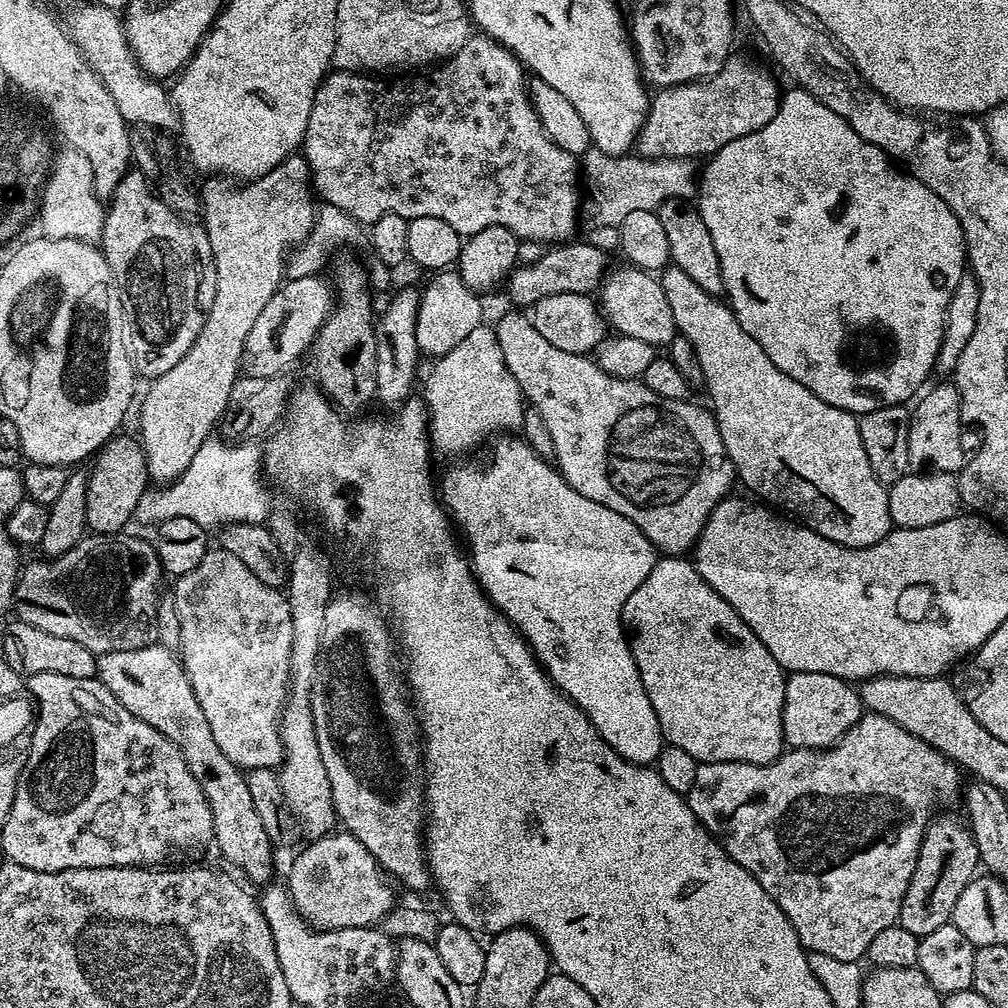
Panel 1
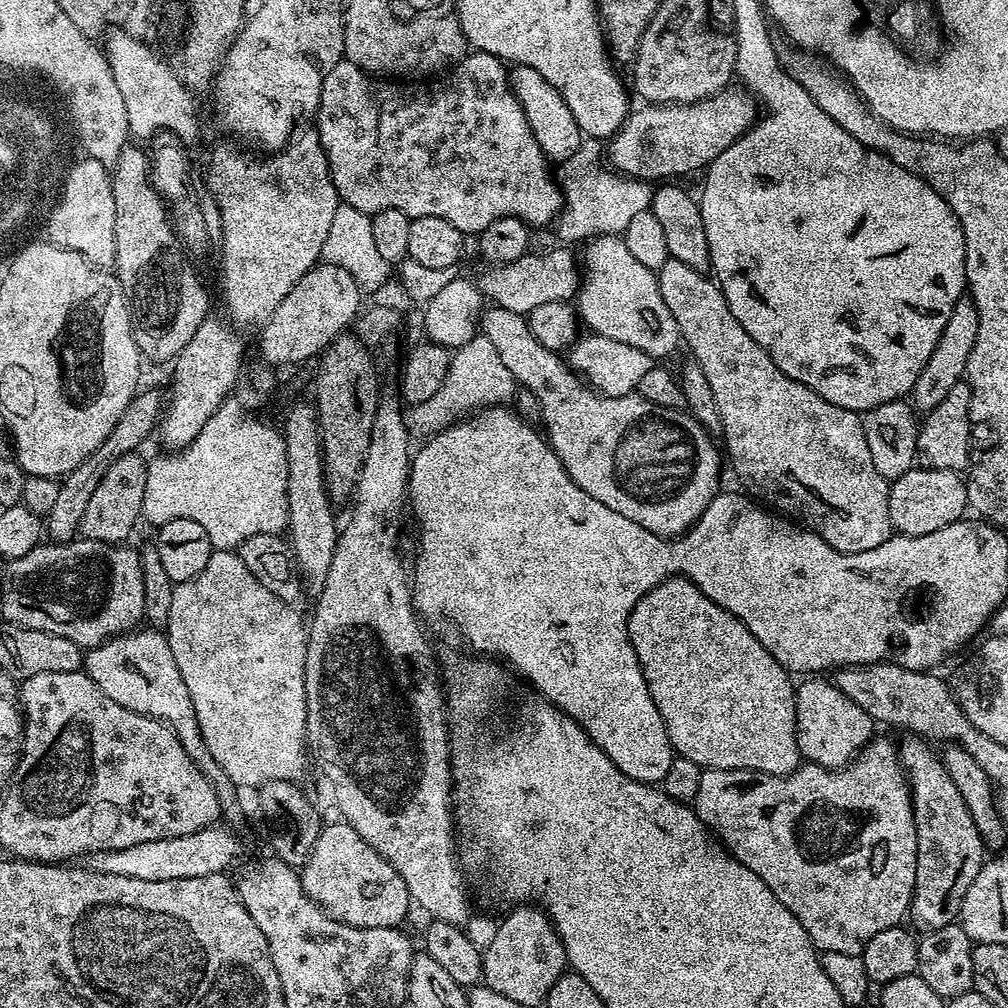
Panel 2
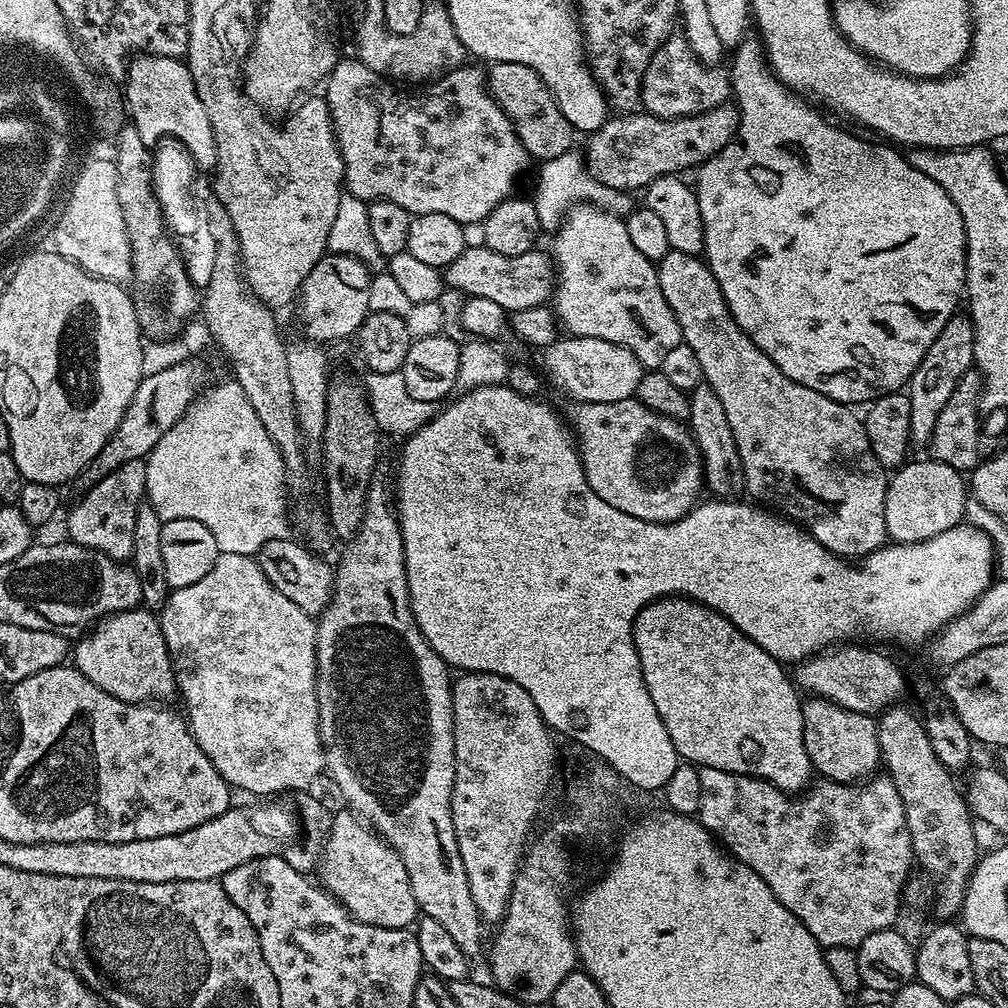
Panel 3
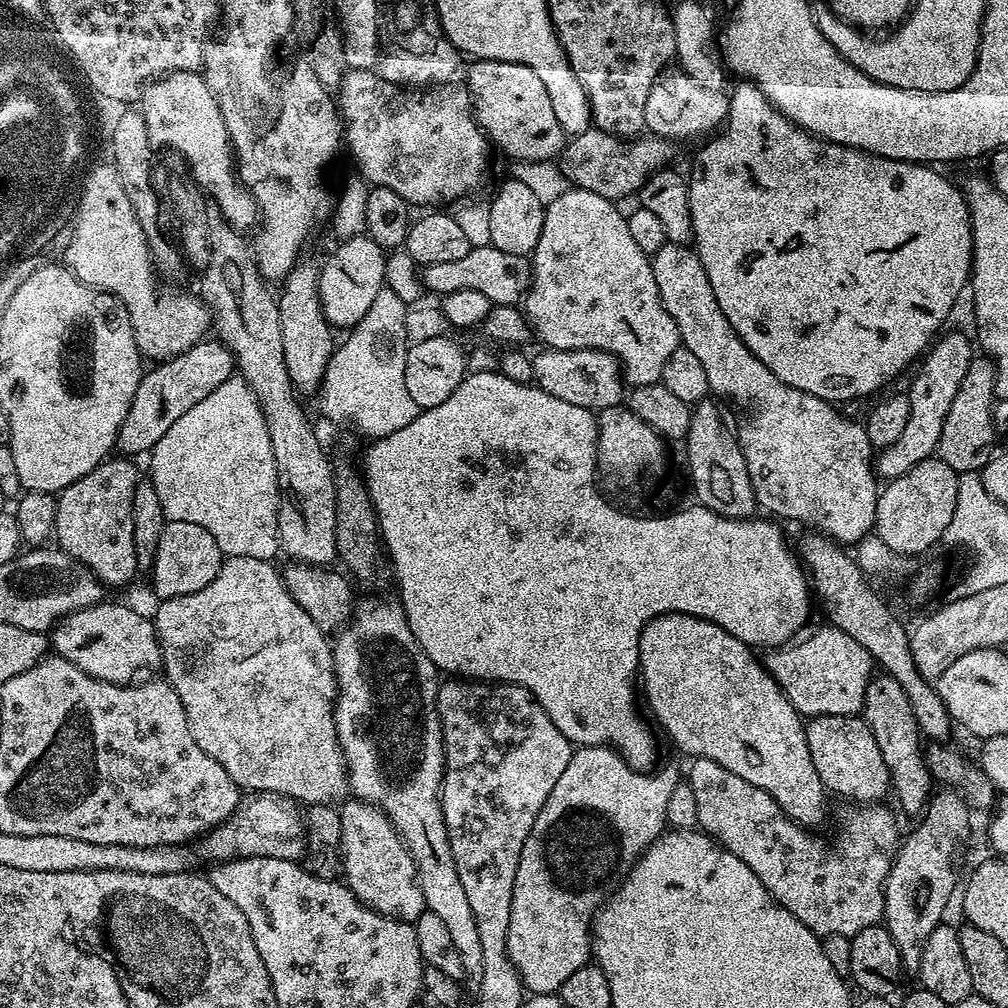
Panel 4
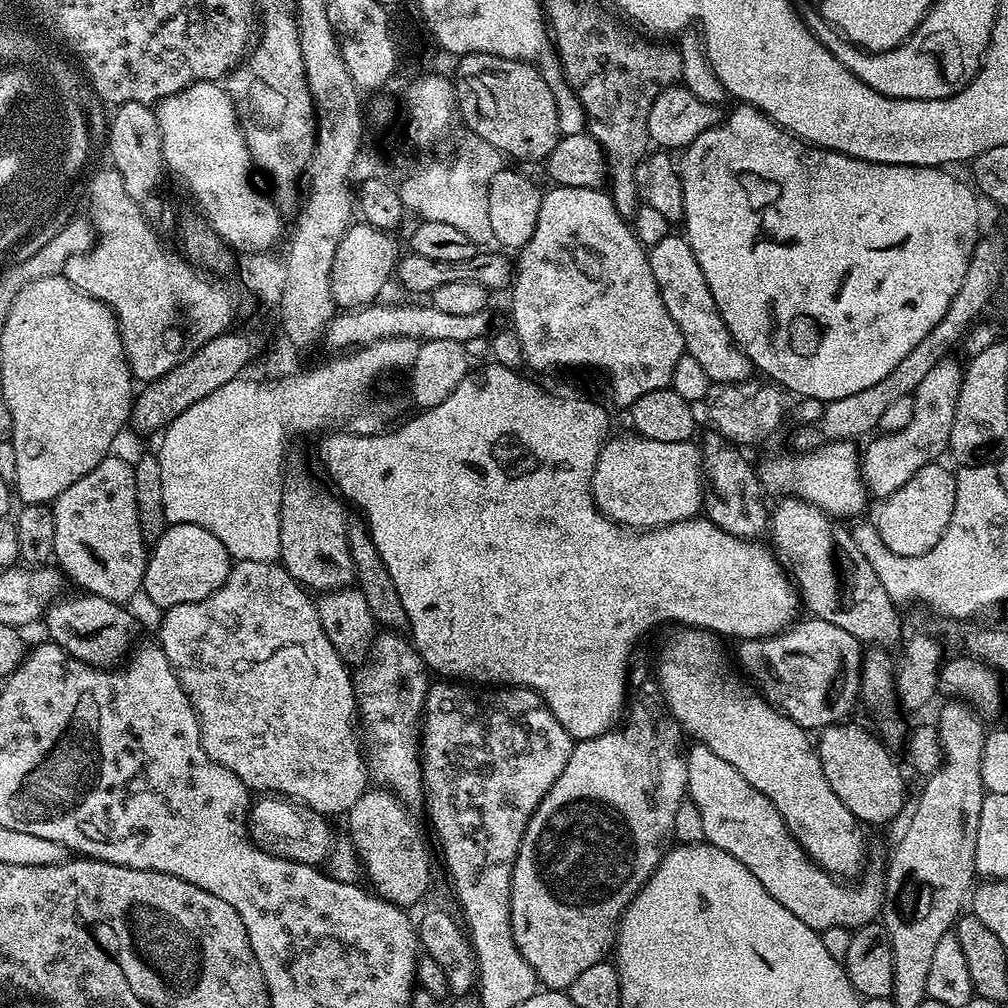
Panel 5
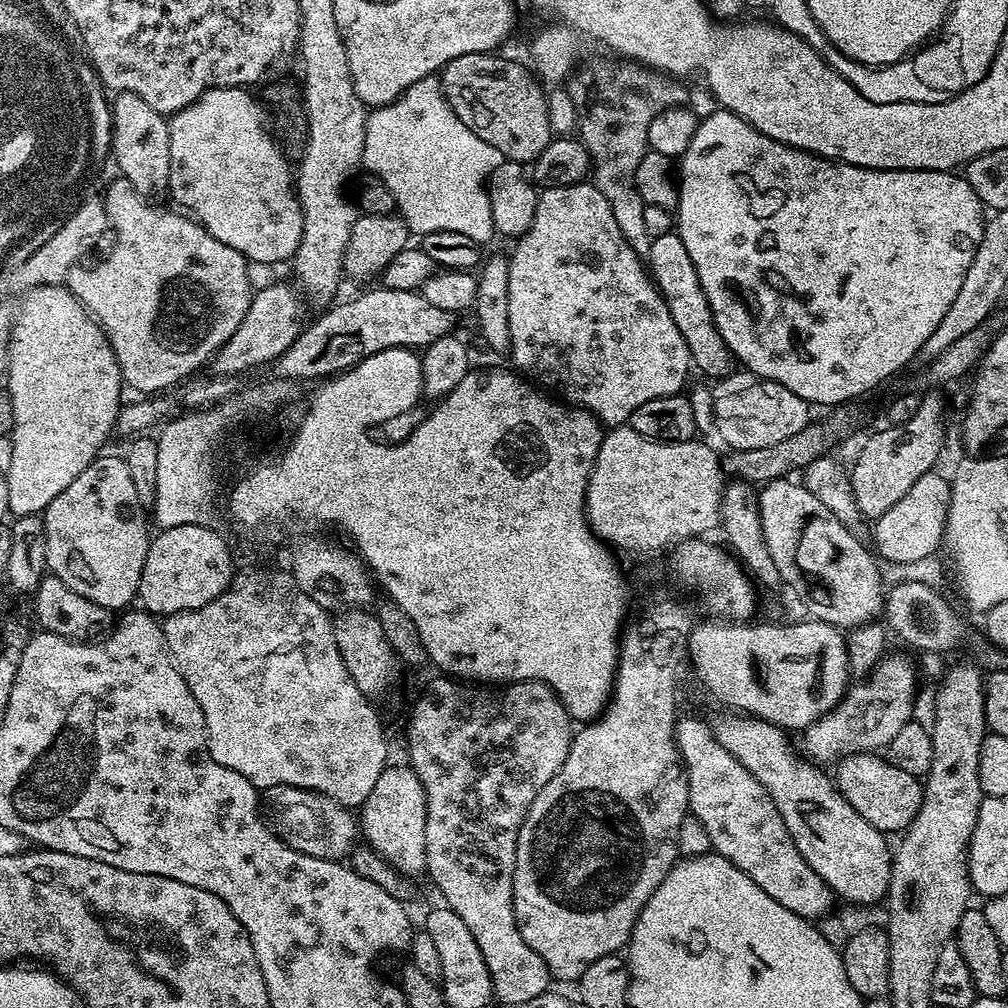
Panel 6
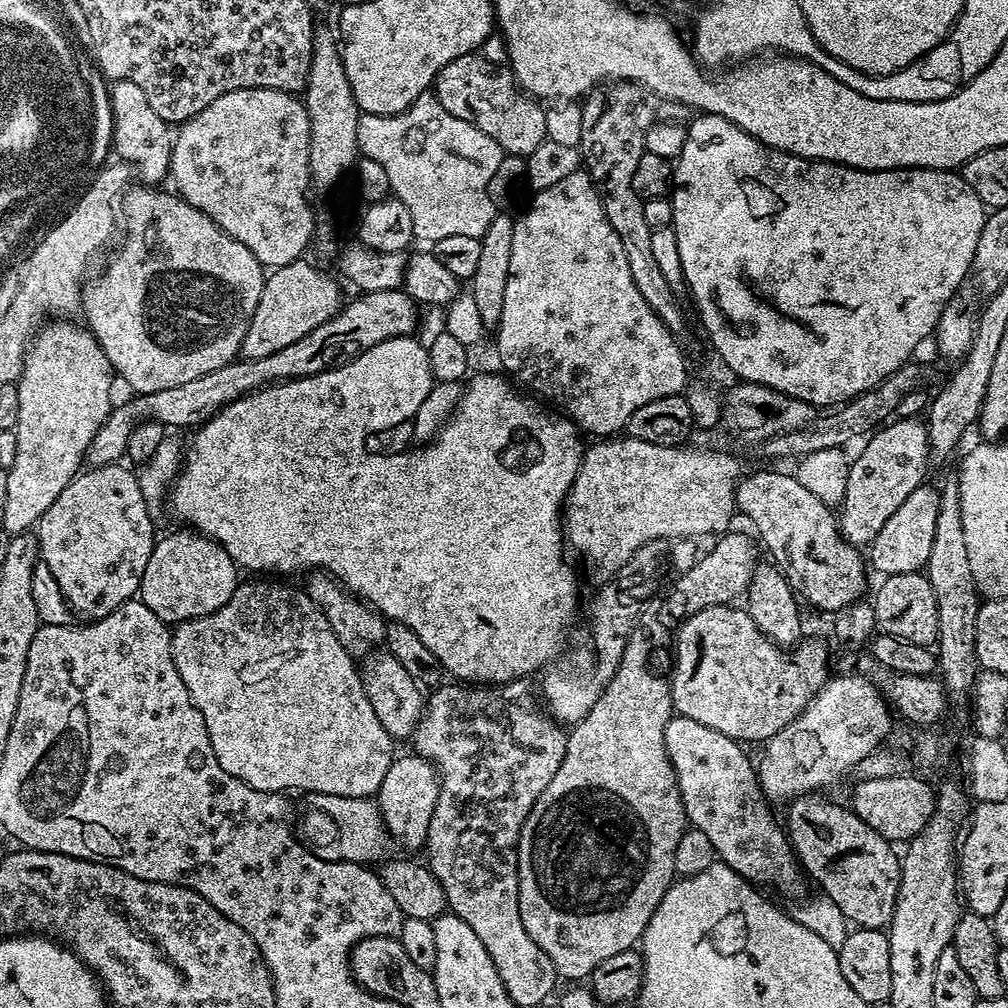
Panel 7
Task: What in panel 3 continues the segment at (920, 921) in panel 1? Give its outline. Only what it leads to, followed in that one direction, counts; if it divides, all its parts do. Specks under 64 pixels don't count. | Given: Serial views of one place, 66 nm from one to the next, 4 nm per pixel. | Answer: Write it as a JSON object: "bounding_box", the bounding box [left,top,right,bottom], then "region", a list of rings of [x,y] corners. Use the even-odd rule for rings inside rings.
{"bounding_box":[876,706,978,922],"region":[[[904,706],[885,708],[879,713],[876,720],[878,730],[878,746],[880,747],[880,759],[886,769],[887,776],[894,782],[894,790],[902,798],[904,807],[904,822],[906,830],[912,839],[912,855],[915,863],[924,867],[923,875],[934,885],[930,912],[933,912],[940,922],[948,922],[952,915],[959,913],[964,907],[964,895],[968,889],[968,883],[972,877],[972,871],[976,869],[978,851],[976,852],[976,832],[972,829],[974,817],[969,812],[961,785],[956,785],[957,777],[948,771],[942,762],[938,762],[938,754],[930,746],[930,738],[924,729],[924,721],[915,711]]]}

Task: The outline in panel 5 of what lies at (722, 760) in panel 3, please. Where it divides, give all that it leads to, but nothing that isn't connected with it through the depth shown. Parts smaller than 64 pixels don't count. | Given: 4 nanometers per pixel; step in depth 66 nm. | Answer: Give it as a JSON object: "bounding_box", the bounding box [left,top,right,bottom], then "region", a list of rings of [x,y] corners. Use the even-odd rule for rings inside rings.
{"bounding_box":[656,626,868,878],"region":[[[680,626],[675,630],[677,632],[665,638],[660,648],[660,657],[656,660],[659,695],[668,715],[679,722],[681,729],[695,743],[705,744],[714,750],[714,754],[730,762],[730,766],[734,766],[734,770],[738,770],[738,774],[742,774],[742,778],[746,778],[754,790],[770,798],[792,837],[802,845],[805,854],[818,867],[837,878],[859,877],[865,871],[864,859],[868,856],[868,848],[864,845],[865,829],[861,821],[850,814],[850,810],[846,810],[842,798],[830,790],[830,782],[826,782],[826,774],[822,774],[822,762],[816,753],[813,737],[808,737],[811,735],[806,729],[795,724],[779,708],[773,708],[763,696],[740,688],[739,682],[720,665],[722,640],[715,632],[707,632],[703,626]]]}

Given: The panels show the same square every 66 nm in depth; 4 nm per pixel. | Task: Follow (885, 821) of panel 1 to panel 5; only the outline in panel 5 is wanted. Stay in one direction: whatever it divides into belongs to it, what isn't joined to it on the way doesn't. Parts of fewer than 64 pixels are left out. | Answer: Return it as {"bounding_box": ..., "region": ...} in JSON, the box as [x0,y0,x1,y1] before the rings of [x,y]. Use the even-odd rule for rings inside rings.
{"bounding_box":[686,743,884,930],"region":[[[693,743],[691,747],[686,752],[686,796],[694,806],[698,806],[698,814],[702,814],[702,830],[707,843],[734,854],[734,858],[738,858],[738,862],[742,862],[746,870],[762,882],[770,898],[782,902],[782,906],[786,906],[794,918],[802,918],[806,926],[817,930],[855,930],[863,924],[873,923],[881,915],[884,882],[879,871],[869,871],[856,882],[861,884],[841,882],[837,877],[828,875],[805,854],[804,848],[792,837],[784,819],[766,794],[754,790],[754,786],[750,786],[750,782],[746,782],[734,766],[730,766],[730,762],[718,758],[718,754],[714,754],[714,750],[705,744]]]}

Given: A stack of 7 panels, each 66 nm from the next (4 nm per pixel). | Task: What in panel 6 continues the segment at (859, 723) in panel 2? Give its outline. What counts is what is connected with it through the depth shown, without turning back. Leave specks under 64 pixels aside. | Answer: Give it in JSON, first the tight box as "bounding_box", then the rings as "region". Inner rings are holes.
{"bounding_box":[834,752,924,834],"region":[[[858,752],[854,756],[843,757],[835,765],[834,783],[836,789],[846,798],[846,802],[850,802],[850,806],[854,806],[854,810],[858,810],[858,814],[862,814],[862,818],[866,818],[866,822],[870,822],[870,826],[874,826],[879,832],[885,834],[893,834],[892,832],[900,834],[907,830],[914,822],[914,818],[922,806],[922,798],[924,797],[923,783],[917,777],[896,768],[896,766],[889,763],[880,754]]]}

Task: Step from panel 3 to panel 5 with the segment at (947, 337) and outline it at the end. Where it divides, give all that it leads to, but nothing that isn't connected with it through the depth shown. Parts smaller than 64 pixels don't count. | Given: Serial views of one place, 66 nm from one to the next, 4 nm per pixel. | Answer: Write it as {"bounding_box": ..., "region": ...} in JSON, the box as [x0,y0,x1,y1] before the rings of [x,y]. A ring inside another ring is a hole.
{"bounding_box":[860,358,962,498],"region":[[[945,358],[927,372],[926,378],[918,382],[914,398],[914,418],[903,430],[877,435],[860,457],[860,473],[864,475],[864,487],[873,497],[883,498],[894,494],[898,486],[906,486],[922,466],[939,461],[940,455],[948,452],[950,426],[954,426],[954,410],[958,402],[958,390],[962,386],[961,361]]]}

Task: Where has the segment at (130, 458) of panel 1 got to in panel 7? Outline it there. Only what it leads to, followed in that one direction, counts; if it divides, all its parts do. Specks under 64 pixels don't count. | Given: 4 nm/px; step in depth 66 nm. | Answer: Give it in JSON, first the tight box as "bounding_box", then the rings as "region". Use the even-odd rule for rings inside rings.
{"bounding_box":[38,462,158,618],"region":[[[117,462],[89,467],[87,470],[81,471],[68,483],[66,490],[62,490],[62,494],[58,494],[58,498],[54,498],[54,502],[50,502],[50,510],[46,510],[46,514],[41,516],[38,521],[40,559],[46,562],[46,566],[50,566],[50,574],[54,574],[54,582],[58,582],[58,586],[64,592],[64,597],[68,599],[68,607],[72,609],[73,613],[80,615],[81,612],[84,615],[81,617],[84,618],[99,618],[110,614],[114,610],[118,610],[118,606],[122,606],[139,593],[142,574],[146,570],[146,562],[150,562],[152,548],[156,545],[158,539],[158,532],[152,529],[154,518],[148,513],[148,507],[140,489],[139,475],[135,471],[131,472],[130,469],[123,468],[122,465],[124,464]]]}

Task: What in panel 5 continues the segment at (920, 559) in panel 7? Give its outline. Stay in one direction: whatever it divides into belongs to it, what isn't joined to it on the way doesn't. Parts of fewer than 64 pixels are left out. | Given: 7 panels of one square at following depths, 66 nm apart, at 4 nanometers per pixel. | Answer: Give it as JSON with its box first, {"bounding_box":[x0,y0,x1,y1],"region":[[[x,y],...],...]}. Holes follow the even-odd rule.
{"bounding_box":[874,462,956,556],"region":[[[933,462],[922,466],[906,486],[898,486],[894,494],[883,497],[879,501],[880,509],[876,512],[874,523],[882,542],[894,554],[917,556],[926,554],[934,546],[938,546],[938,538],[942,538],[942,530],[950,523],[950,514],[954,514],[954,486],[956,477],[953,469],[943,468],[943,463]]]}

